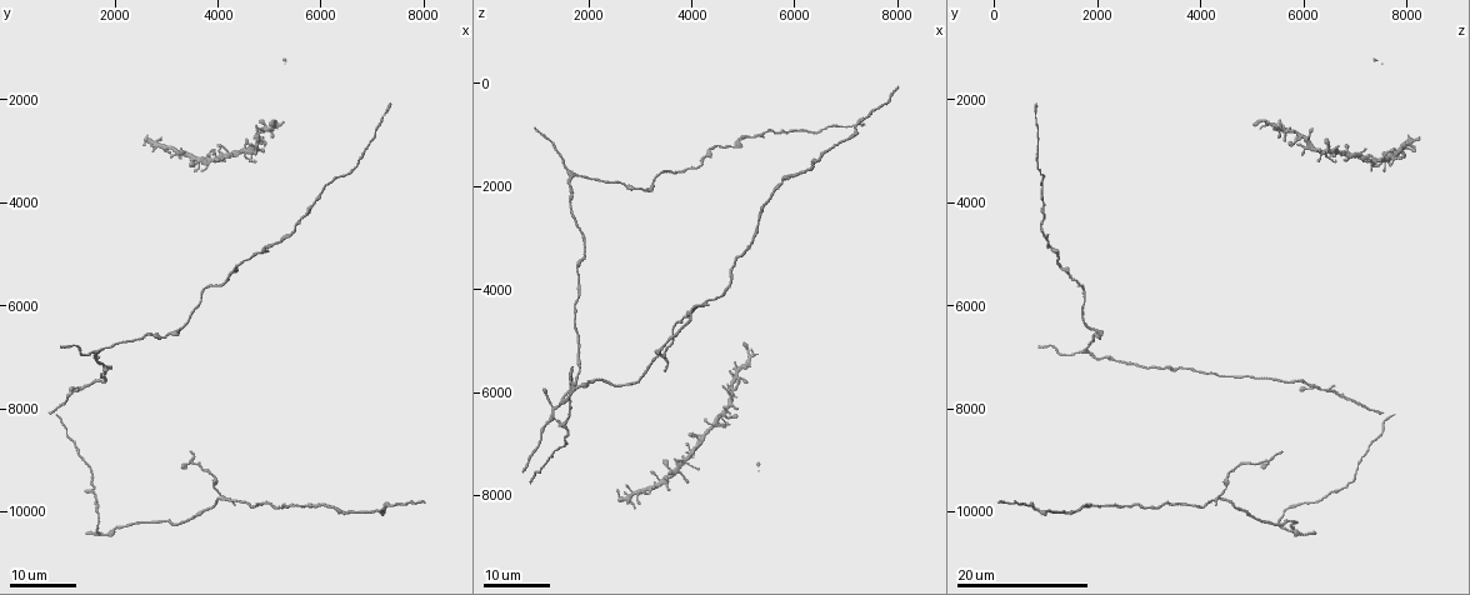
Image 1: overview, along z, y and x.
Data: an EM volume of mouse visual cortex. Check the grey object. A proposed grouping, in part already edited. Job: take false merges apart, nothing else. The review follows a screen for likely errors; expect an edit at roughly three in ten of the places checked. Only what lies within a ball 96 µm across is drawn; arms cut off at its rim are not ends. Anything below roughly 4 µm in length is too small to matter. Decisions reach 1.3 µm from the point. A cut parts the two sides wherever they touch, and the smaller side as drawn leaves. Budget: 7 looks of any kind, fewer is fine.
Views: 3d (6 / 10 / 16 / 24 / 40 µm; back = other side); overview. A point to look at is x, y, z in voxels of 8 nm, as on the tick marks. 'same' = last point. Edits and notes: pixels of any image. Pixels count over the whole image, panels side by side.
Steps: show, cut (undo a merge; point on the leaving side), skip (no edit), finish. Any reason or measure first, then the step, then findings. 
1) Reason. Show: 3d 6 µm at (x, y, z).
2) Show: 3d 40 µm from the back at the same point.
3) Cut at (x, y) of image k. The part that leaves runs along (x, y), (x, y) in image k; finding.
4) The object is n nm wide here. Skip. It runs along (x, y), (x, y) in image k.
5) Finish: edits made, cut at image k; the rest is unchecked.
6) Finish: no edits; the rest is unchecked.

Looks like a crossing. Show: 3d 16 µm at (4850, 2750, 5900).

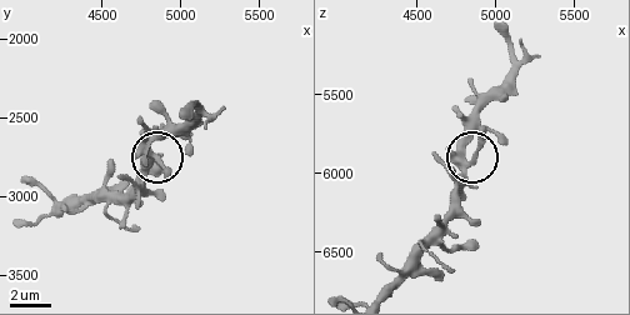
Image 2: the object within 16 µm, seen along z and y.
Closer look. Show: 3d 10 µm at (4780, 2700, 5920).

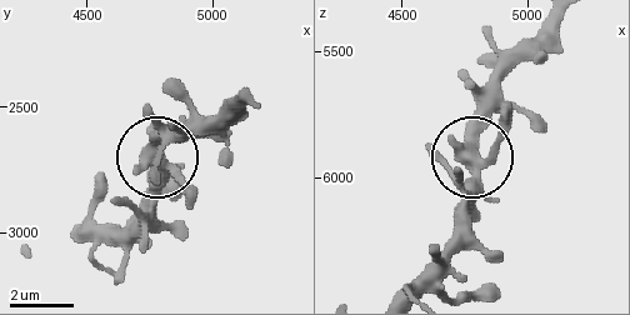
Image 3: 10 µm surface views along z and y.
Skip. Continuous, no second cell.

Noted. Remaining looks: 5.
Show: 3d 24 µm at (4650, 3000, 6450).

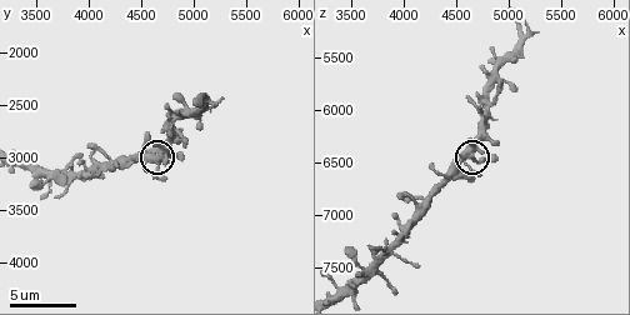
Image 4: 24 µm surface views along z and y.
Show: 3d 6 µm at the same point.

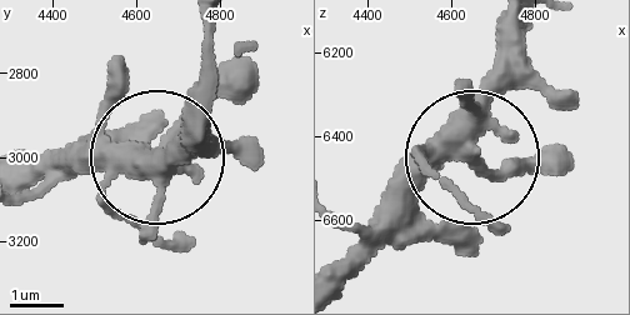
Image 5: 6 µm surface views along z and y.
The object is 300 nm wide here. Skip. It runs along (345, 258), (453, 159), (506, 178), (555, 164) in image 5; one cell here.

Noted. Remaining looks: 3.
A narrow waist. Show: 3d 24 µm at (7150, 10000, 900).

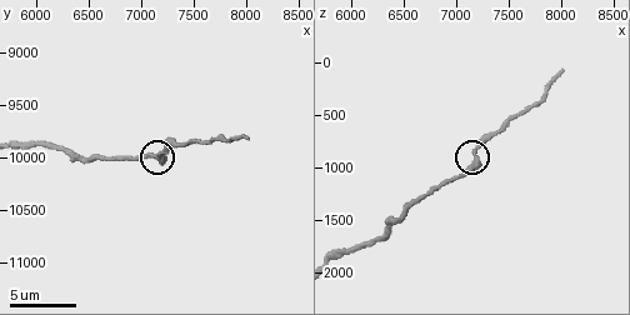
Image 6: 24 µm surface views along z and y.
Show: 3d 10 µm at (7160, 9960, 860).

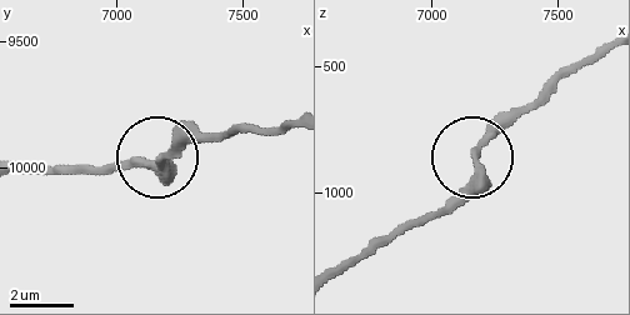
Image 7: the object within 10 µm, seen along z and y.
The object is 290 nm wide here. Skip. One cell here.

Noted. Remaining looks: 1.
Finish: no edits; the rest is unchecked.

